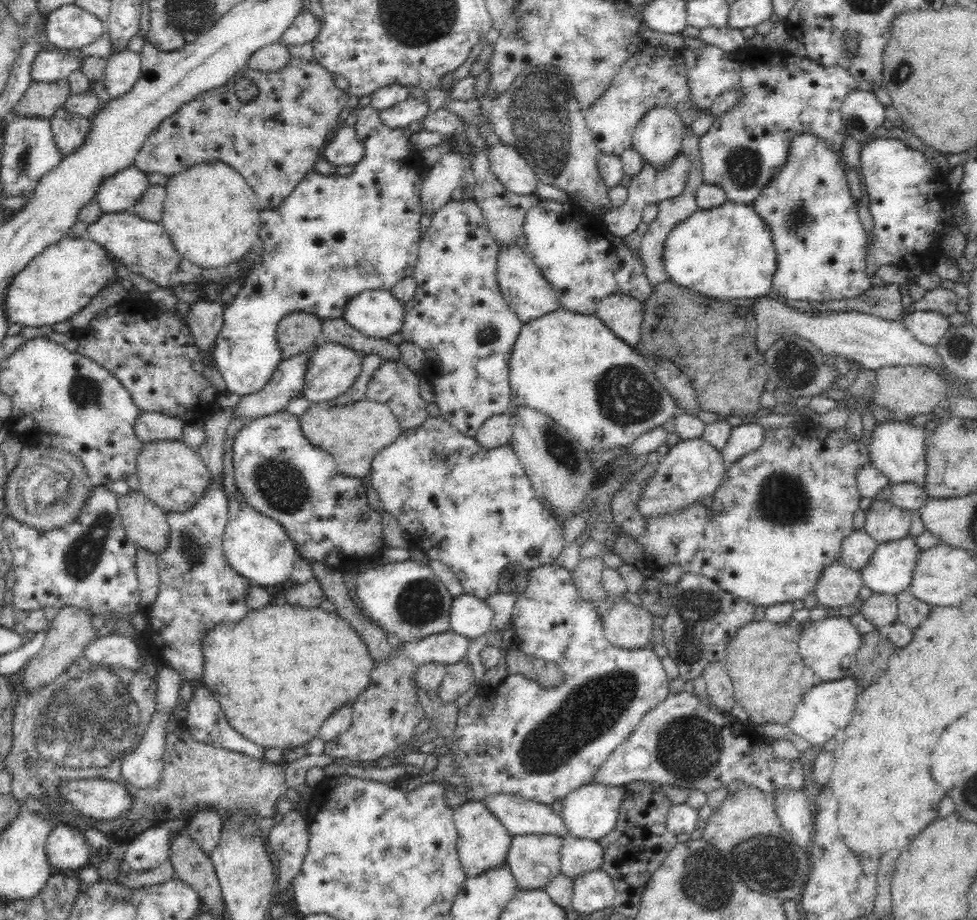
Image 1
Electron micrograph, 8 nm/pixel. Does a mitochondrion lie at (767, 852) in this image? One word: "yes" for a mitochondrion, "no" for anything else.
yes

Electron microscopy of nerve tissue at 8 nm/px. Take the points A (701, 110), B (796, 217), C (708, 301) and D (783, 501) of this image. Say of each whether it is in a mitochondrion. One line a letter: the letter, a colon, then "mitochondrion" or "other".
A: other
B: mitochondrion
C: other
D: mitochondrion

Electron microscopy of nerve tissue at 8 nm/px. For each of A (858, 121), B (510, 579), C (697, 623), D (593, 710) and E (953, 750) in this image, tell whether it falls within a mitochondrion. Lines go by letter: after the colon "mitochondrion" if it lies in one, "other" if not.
A: mitochondrion
B: mitochondrion
C: mitochondrion
D: mitochondrion
E: other

